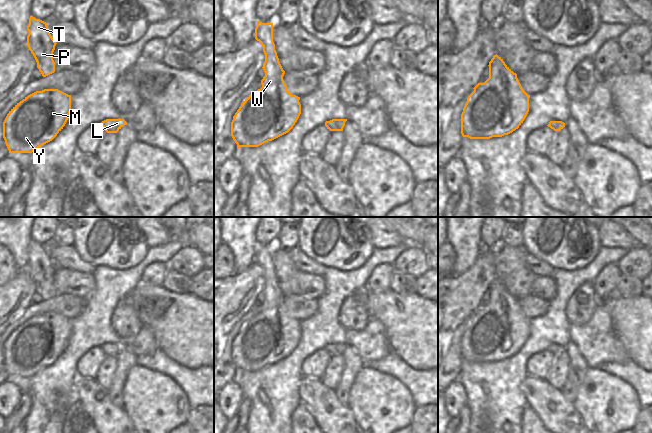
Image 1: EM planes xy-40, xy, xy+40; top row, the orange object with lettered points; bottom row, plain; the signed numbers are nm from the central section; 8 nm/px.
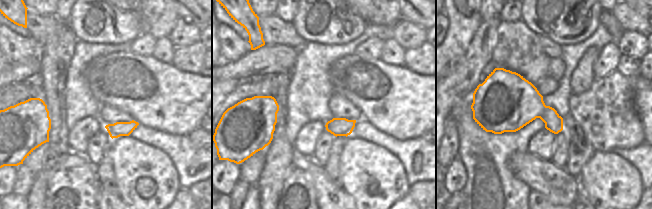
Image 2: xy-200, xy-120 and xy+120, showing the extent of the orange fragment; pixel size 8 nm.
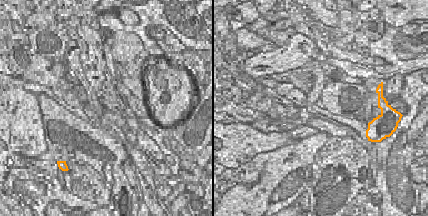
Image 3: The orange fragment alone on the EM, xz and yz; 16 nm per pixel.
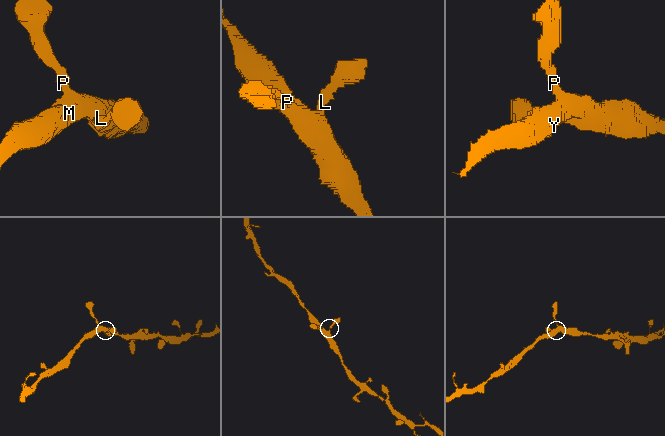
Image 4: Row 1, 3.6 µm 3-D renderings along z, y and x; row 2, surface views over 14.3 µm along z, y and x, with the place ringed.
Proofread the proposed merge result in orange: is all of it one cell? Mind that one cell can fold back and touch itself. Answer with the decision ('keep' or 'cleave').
keep

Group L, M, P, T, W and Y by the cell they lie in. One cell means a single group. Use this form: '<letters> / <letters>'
L M P T W Y

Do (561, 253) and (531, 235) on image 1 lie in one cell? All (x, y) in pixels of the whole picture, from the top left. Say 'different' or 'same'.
same

